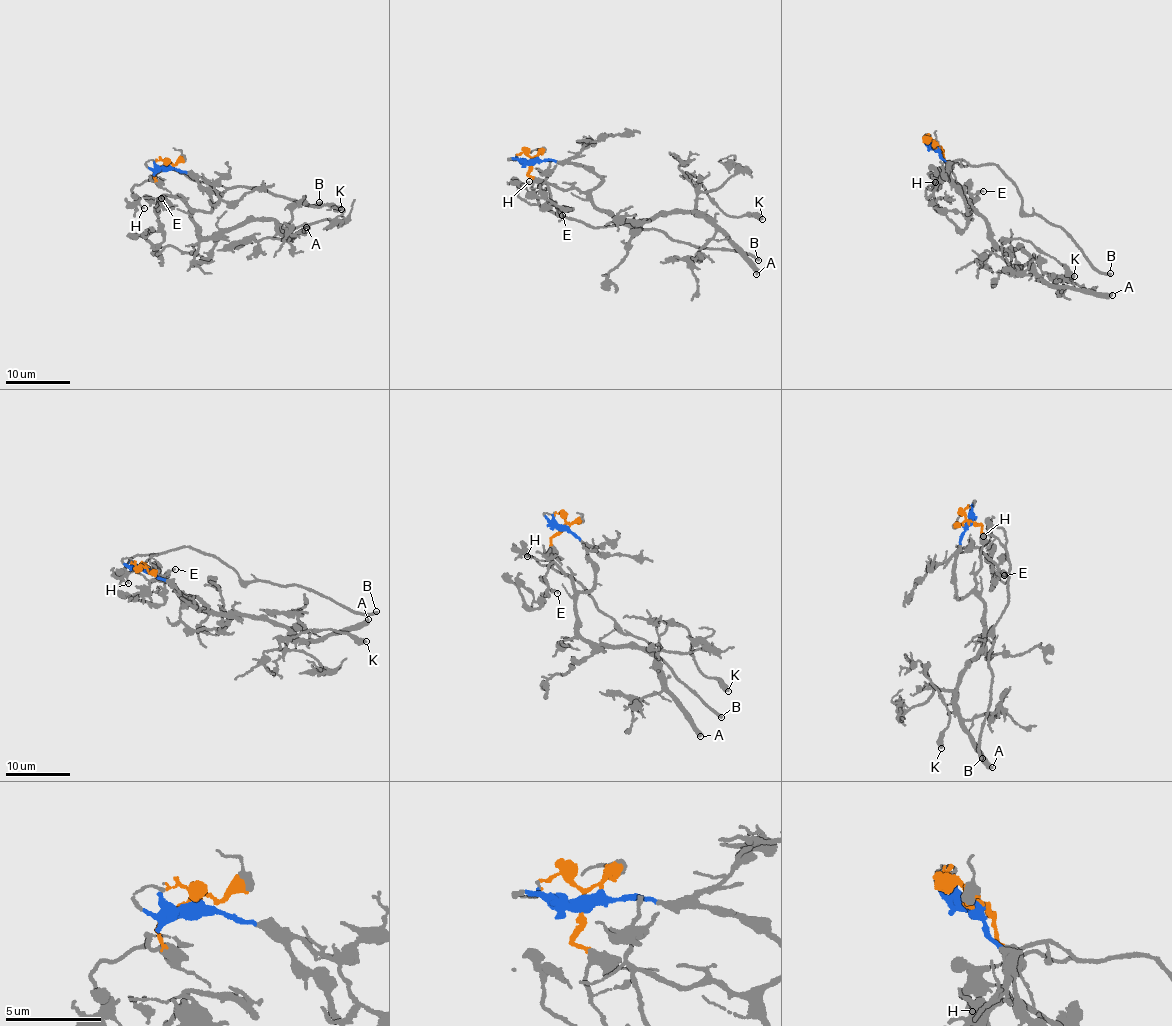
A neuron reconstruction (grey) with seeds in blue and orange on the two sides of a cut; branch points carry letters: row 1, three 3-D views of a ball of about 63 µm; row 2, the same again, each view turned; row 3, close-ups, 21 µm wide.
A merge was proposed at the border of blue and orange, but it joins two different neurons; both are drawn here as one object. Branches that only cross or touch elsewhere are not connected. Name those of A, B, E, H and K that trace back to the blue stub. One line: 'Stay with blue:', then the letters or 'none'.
Stay with blue: A, E, K

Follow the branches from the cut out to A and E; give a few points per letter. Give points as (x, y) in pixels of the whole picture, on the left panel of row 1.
A: (166, 166), (184, 171), (210, 199), (211, 210), (191, 217), (203, 237), (270, 218), (287, 237), (305, 227)
E: (166, 166), (198, 181), (211, 210), (195, 211), (167, 195), (155, 205), (161, 198)

